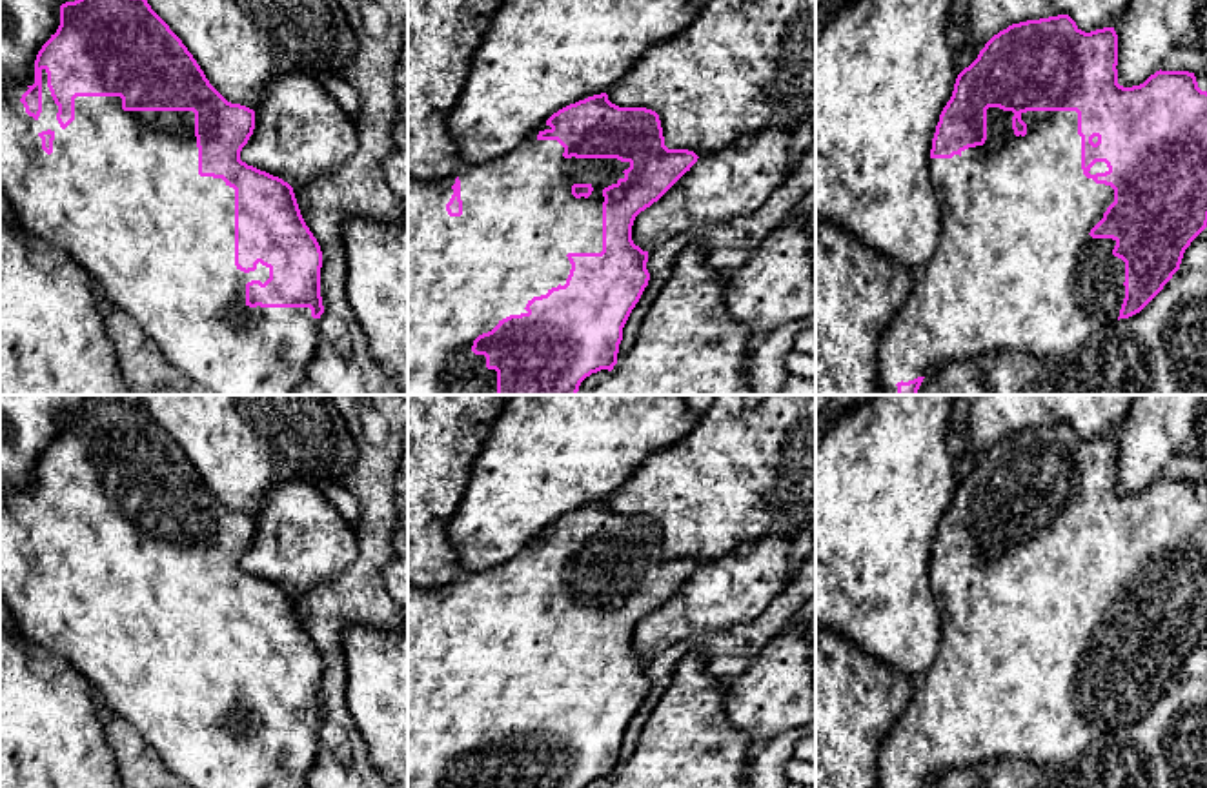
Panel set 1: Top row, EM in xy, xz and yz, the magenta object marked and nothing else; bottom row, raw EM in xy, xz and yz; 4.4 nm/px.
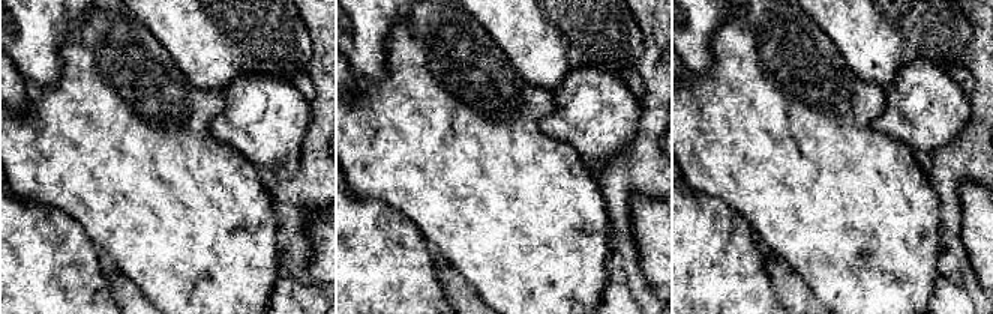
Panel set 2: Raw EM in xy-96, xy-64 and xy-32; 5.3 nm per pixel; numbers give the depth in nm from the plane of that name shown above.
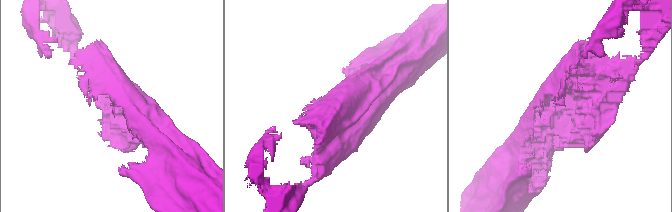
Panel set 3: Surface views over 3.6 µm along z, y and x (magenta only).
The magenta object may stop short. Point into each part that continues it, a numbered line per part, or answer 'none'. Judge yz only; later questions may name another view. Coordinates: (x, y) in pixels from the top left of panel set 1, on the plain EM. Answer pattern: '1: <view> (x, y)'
1: yz (1014, 677)

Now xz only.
1: xz (519, 628)

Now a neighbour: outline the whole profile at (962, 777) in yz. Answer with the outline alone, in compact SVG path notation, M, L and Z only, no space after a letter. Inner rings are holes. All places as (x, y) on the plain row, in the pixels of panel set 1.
M979 768L947 770L938 781L923 788L983 788Z

